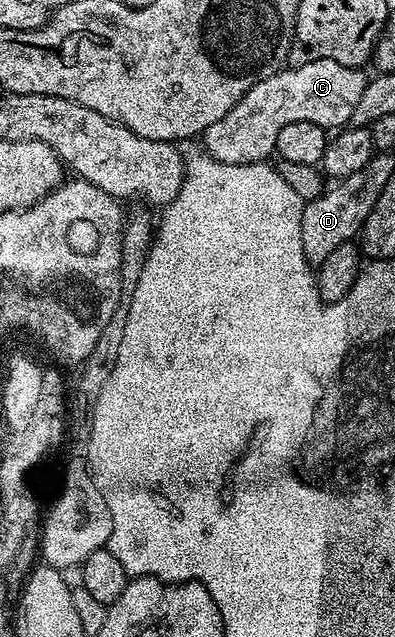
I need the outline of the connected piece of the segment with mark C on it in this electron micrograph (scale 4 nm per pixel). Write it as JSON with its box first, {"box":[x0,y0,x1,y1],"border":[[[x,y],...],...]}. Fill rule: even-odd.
{"box":[204,59,367,165],"border":[[[326,59],[311,61],[302,67],[286,66],[277,75],[261,79],[254,87],[247,89],[247,93],[233,106],[231,113],[227,113],[227,117],[215,121],[215,125],[204,131],[204,154],[227,165],[263,163],[276,152],[279,129],[283,129],[283,125],[291,125],[291,121],[311,121],[326,129],[344,128],[352,120],[355,105],[359,105],[359,97],[363,97],[363,89],[367,82],[365,73],[364,70],[355,67],[339,65],[339,61]]]}

